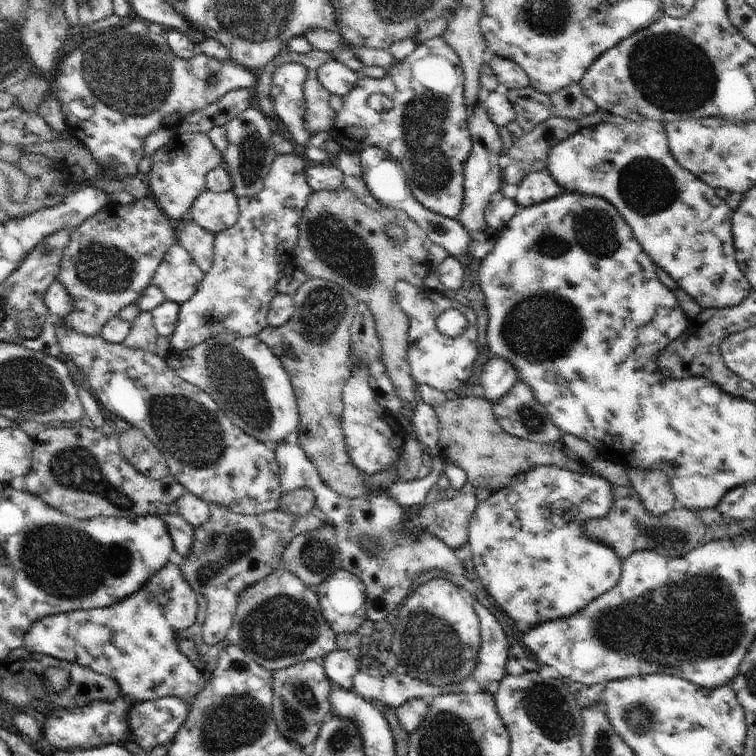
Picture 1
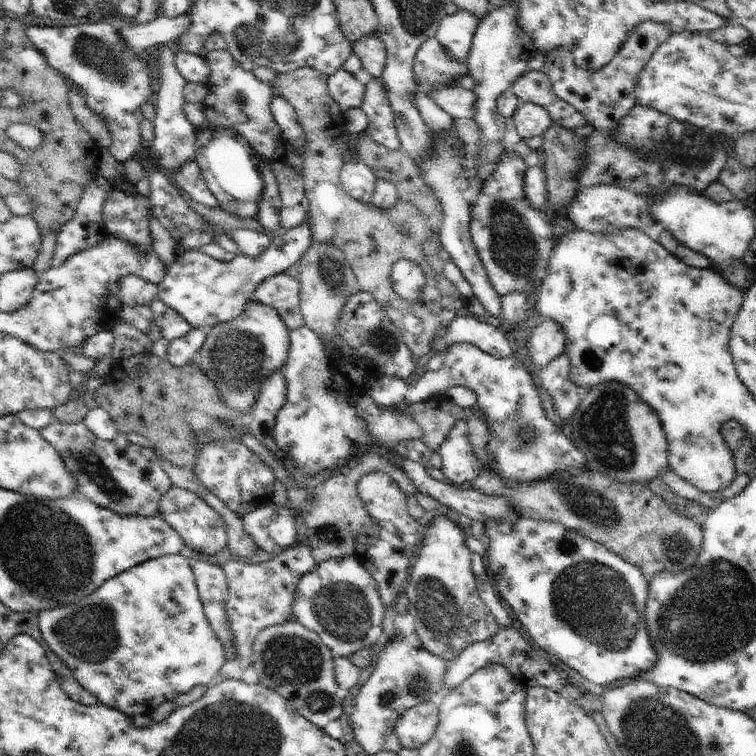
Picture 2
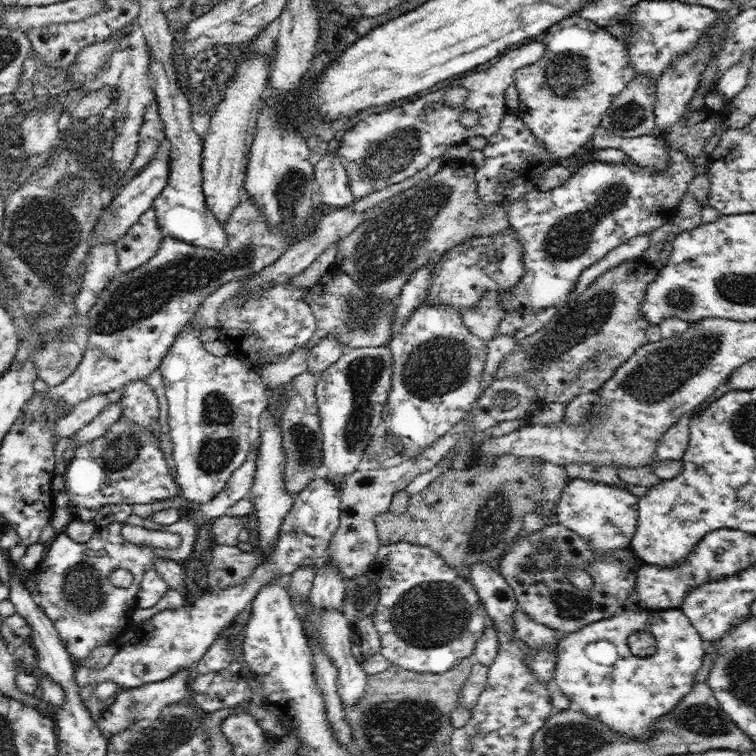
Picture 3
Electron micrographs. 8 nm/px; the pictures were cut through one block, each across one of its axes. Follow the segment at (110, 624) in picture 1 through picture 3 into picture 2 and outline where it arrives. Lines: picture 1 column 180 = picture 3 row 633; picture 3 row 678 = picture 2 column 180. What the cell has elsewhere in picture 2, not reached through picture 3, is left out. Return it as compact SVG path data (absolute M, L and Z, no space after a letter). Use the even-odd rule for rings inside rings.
M180 553L158 557L142 564L137 564L130 568L130 570L125 570L122 574L107 580L96 592L93 592L86 598L82 598L80 602L39 613L38 626L42 638L48 643L54 654L59 656L60 660L72 670L72 676L76 678L76 682L80 686L83 686L88 692L94 694L100 704L121 710L124 714L131 717L141 714L151 715L153 710L156 710L157 706L162 706L164 702L172 702L178 696L186 694L197 685L207 686L208 683L218 676L226 662L226 650L220 644L220 638L216 636L216 632L212 630L208 618L204 615L193 568L191 567L191 559L182 556Z

